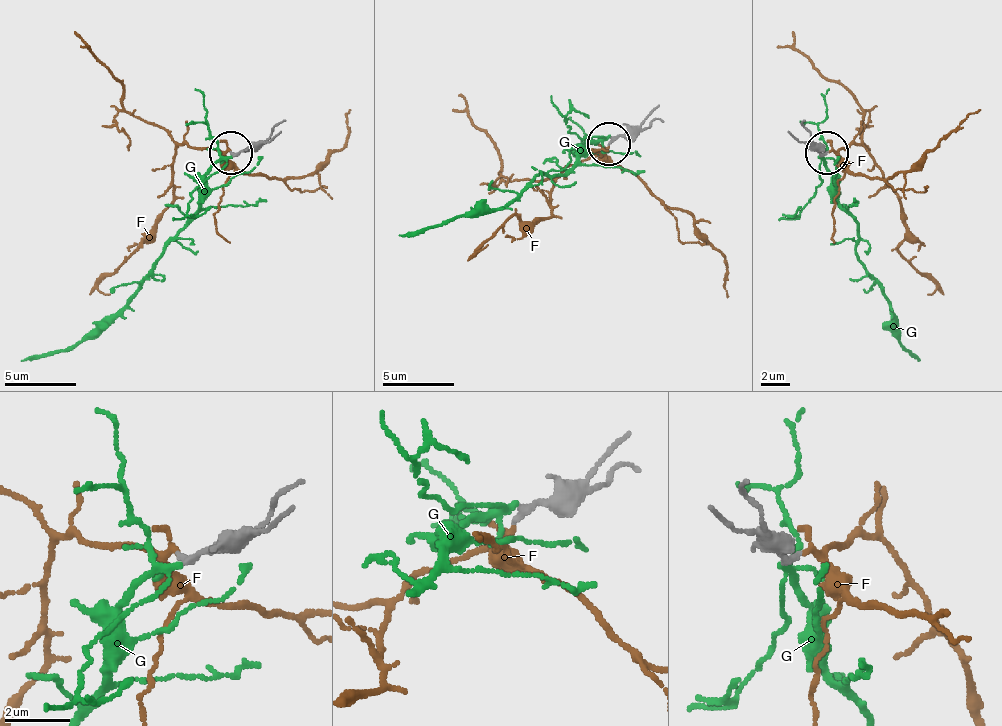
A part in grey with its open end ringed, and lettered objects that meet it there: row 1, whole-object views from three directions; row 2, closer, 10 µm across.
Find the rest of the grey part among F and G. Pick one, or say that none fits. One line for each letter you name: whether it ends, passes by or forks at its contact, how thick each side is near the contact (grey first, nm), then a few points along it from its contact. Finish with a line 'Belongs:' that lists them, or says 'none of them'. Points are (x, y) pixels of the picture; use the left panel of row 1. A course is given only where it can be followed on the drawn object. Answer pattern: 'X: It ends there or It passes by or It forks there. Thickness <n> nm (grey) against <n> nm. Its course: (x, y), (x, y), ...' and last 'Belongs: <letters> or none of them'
F: It forks there. Thickness 200 nm (grey) against 130 nm. Its course: (229, 153), (190, 146), (176, 150), (168, 207), (158, 229), (97, 286), (111, 293)
Belongs: F

